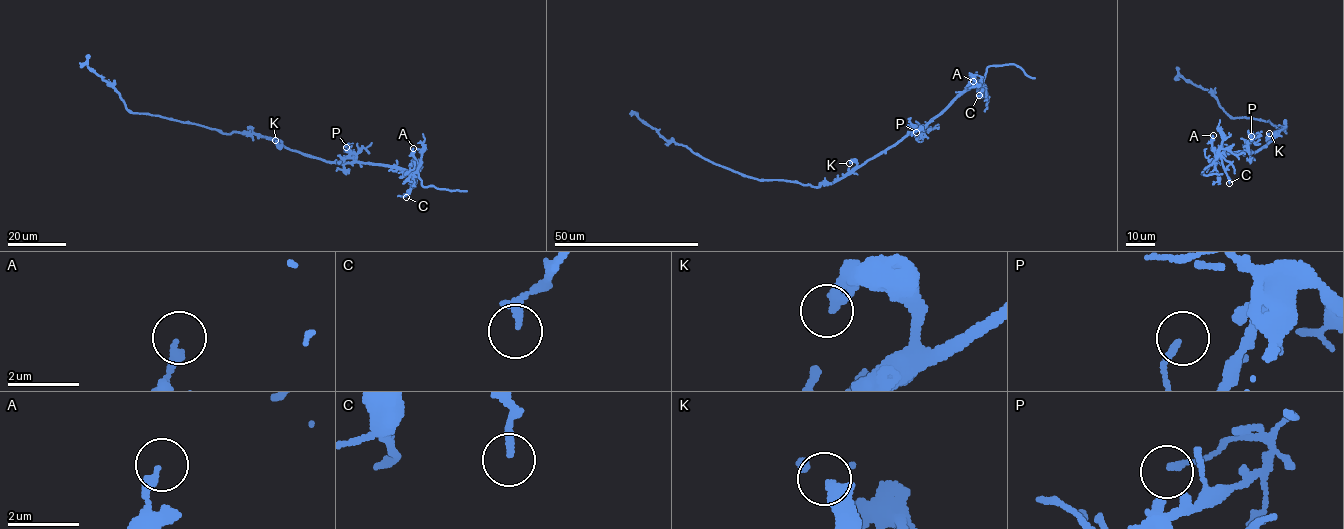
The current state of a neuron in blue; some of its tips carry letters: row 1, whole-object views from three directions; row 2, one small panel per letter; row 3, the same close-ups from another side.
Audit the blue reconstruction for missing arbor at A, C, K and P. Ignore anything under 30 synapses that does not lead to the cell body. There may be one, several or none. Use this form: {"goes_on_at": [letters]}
{"goes_on_at": []}

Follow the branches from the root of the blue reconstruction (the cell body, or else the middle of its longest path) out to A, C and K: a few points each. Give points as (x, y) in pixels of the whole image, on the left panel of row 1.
A: (265, 136), (289, 149), (328, 162), (369, 162), (406, 170), (414, 168), (413, 148)
C: (265, 136), (289, 149), (328, 162), (369, 162), (417, 169), (406, 197)
K: (265, 136), (281, 144), (278, 145), (275, 140)

